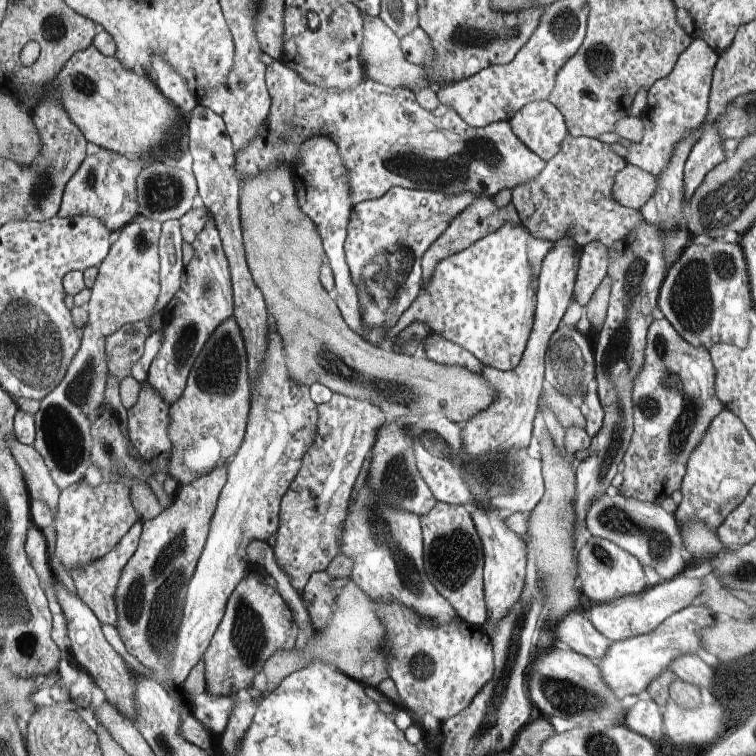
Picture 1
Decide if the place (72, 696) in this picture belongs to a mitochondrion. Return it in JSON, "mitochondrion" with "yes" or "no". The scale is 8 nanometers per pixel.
{"mitochondrion":"no"}

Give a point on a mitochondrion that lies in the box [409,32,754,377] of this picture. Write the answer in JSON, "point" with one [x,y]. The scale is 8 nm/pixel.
{"point":[691,298]}

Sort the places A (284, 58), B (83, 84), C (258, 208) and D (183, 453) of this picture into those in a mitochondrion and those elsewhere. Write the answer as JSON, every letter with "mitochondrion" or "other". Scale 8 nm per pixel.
{"A":"other","B":"mitochondrion","C":"other","D":"other"}

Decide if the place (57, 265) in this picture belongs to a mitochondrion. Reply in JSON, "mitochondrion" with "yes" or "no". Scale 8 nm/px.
{"mitochondrion":"no"}

